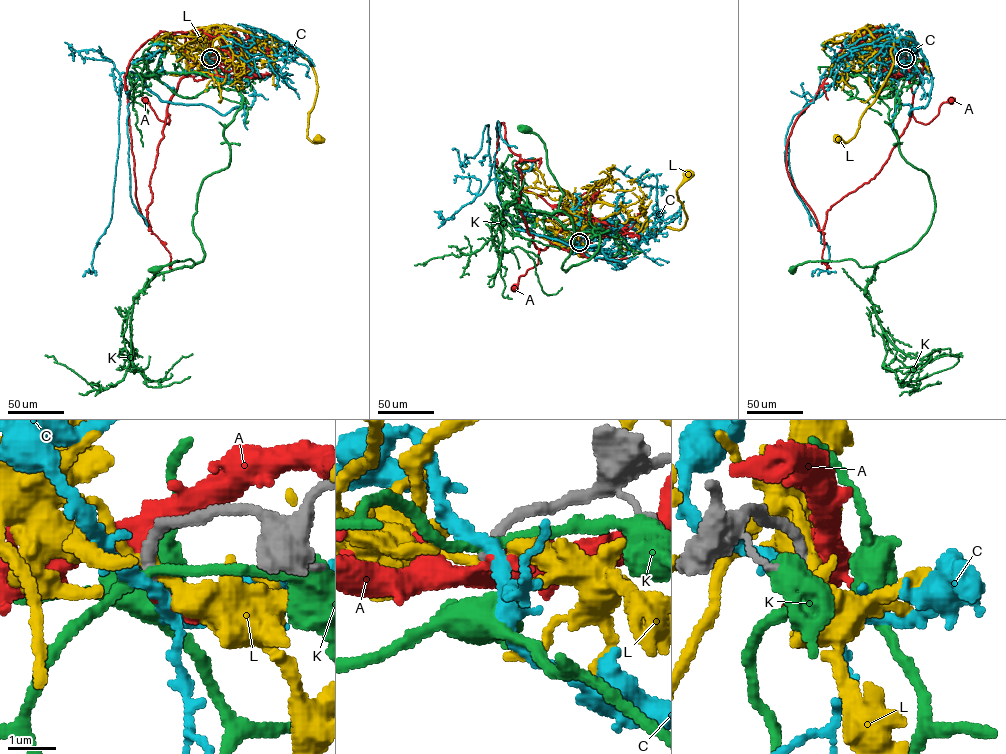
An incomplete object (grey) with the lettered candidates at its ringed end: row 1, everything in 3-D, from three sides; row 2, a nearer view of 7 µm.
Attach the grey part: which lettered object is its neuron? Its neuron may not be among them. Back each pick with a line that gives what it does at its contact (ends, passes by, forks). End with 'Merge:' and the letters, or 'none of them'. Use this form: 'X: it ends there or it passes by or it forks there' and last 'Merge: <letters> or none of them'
Merge: none of them

